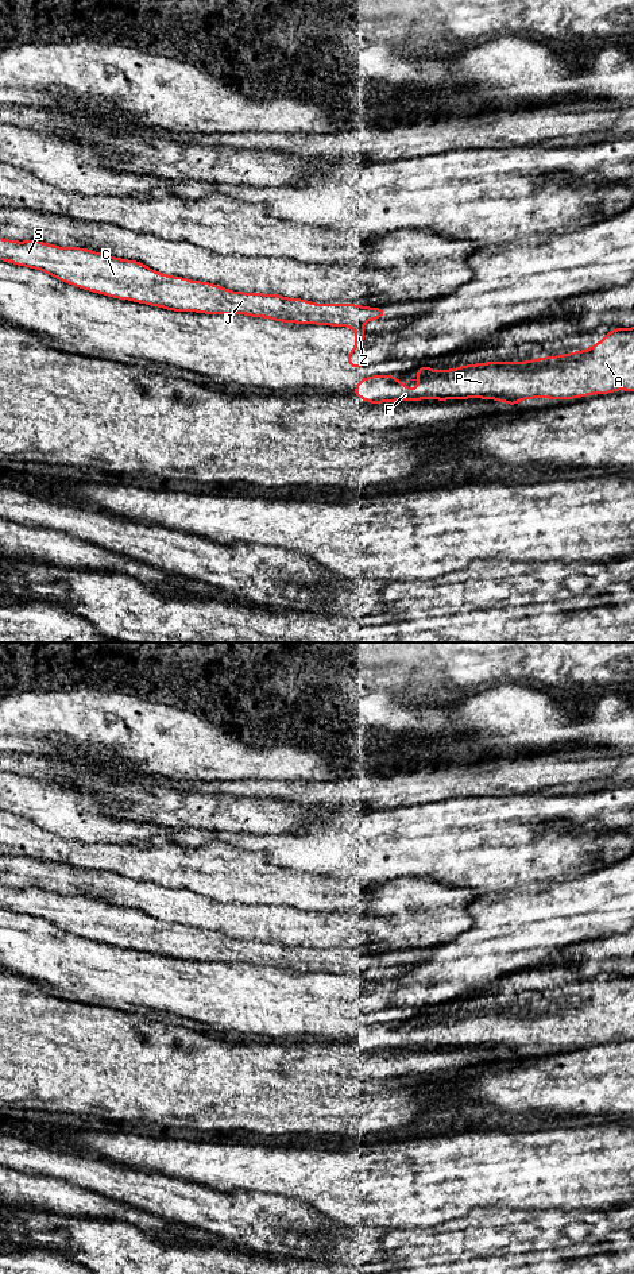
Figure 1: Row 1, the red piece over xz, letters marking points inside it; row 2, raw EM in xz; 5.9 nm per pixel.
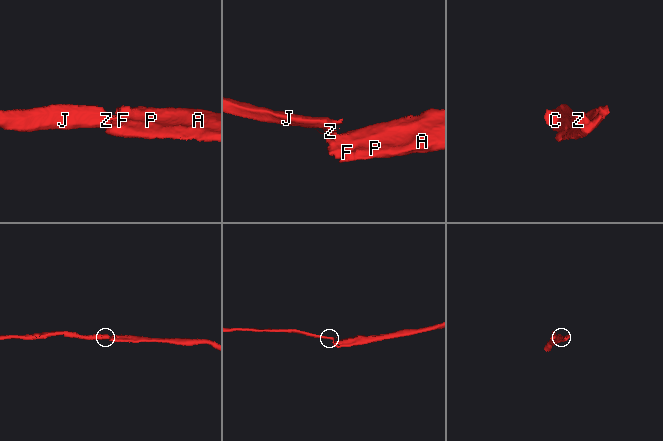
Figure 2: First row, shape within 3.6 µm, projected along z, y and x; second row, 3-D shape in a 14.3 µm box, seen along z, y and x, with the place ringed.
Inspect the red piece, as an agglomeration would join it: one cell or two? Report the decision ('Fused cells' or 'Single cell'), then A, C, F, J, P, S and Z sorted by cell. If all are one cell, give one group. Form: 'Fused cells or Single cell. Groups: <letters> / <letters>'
Fused cells. Groups: A F P Z / C J S

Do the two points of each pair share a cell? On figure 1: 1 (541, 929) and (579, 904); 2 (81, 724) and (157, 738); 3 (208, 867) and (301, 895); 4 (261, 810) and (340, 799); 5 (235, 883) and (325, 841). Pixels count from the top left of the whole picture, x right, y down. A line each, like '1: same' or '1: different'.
1: same
2: same
3: same
4: different
5: different

